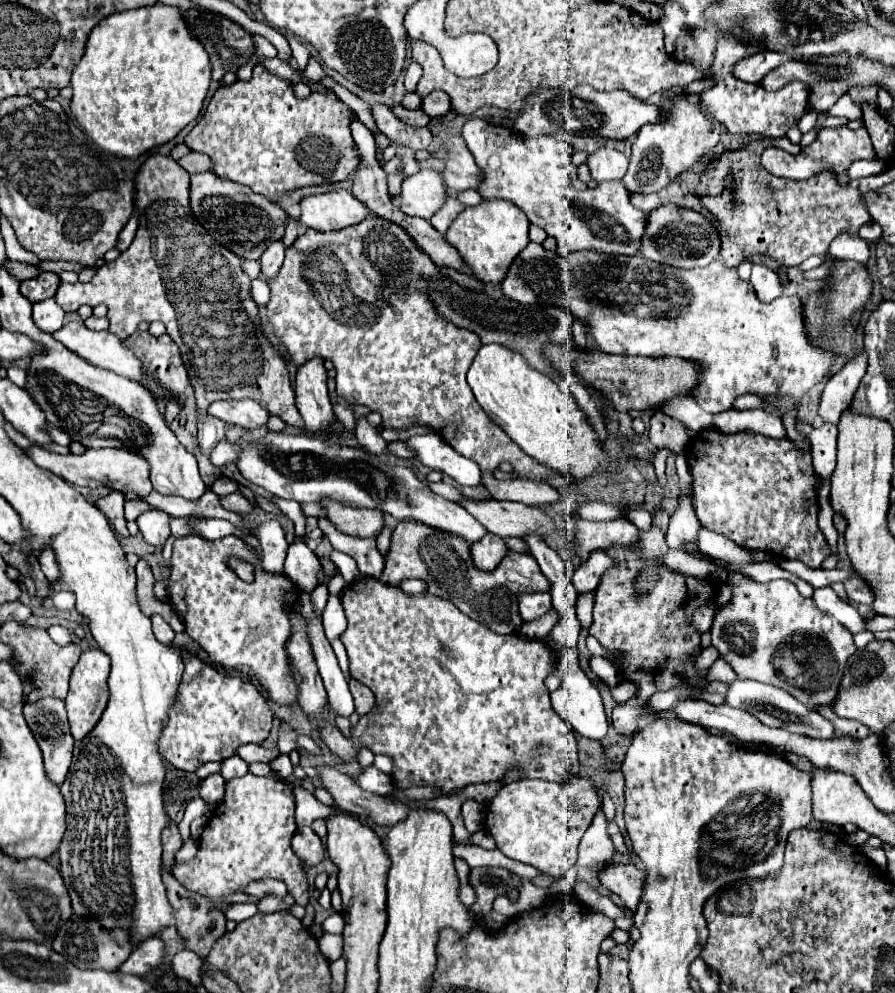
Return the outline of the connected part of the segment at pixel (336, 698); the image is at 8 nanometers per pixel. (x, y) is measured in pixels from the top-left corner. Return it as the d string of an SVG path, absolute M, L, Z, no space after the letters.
M300 593L300 613L308 623L308 639L312 641L314 649L314 659L320 671L320 677L324 681L326 693L328 693L328 703L330 709L336 717L350 717L354 713L354 699L348 689L346 677L342 669L338 667L336 655L326 641L322 621L318 617L312 617L312 603L308 601L308 593Z

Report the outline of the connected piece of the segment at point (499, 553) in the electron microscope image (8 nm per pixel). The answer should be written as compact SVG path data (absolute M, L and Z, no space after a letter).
M486 533L480 541L472 543L470 549L472 549L474 565L478 569L484 569L484 571L494 569L506 557L506 553L510 551L504 537L494 535L494 533Z

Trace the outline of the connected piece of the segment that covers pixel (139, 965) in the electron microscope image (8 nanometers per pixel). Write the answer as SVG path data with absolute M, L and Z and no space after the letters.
M150 937L148 941L142 941L142 945L138 945L128 957L128 961L120 967L120 973L144 977L162 963L164 947L166 943L160 937Z

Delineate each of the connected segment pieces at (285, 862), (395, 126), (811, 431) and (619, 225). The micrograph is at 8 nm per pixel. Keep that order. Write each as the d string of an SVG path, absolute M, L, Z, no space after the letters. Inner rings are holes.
M246 773L240 779L232 779L226 783L226 797L224 801L216 807L214 817L206 823L204 833L198 839L198 855L194 861L186 865L174 865L174 877L192 893L198 893L200 897L208 899L214 909L226 913L226 909L232 905L226 901L228 895L232 893L244 893L246 885L252 881L260 879L282 879L288 883L290 895L296 899L298 905L308 905L308 883L306 883L306 873L304 867L300 865L300 859L292 853L290 841L296 833L296 823L294 823L294 811L296 811L296 801L294 801L294 787L284 783L280 777L258 777L252 773Z
M382 103L370 105L370 111L372 111L372 117L374 117L378 129L384 135L388 135L390 139L396 139L398 143L404 143L412 149L428 149L428 145L432 143L432 133L428 127L416 129L416 127L406 125L404 121L396 119L394 113L386 105L382 105Z
M798 417L794 419L794 425L800 433L804 433L810 439L814 447L812 459L816 465L816 473L820 473L820 481L822 481L836 467L836 433L838 433L836 425L824 423L820 429L816 429L814 425L800 421Z
M468 119L464 123L462 137L484 173L484 183L478 193L484 199L508 199L516 203L532 225L538 225L548 235L556 237L560 255L580 249L618 255L638 253L646 213L632 207L622 181L602 181L586 191L574 189L568 177L568 163L574 149L568 143L554 135L540 135L532 139L520 137L510 127L492 125L484 119ZM574 201L578 207L572 207ZM586 207L592 211L592 227L582 221Z

